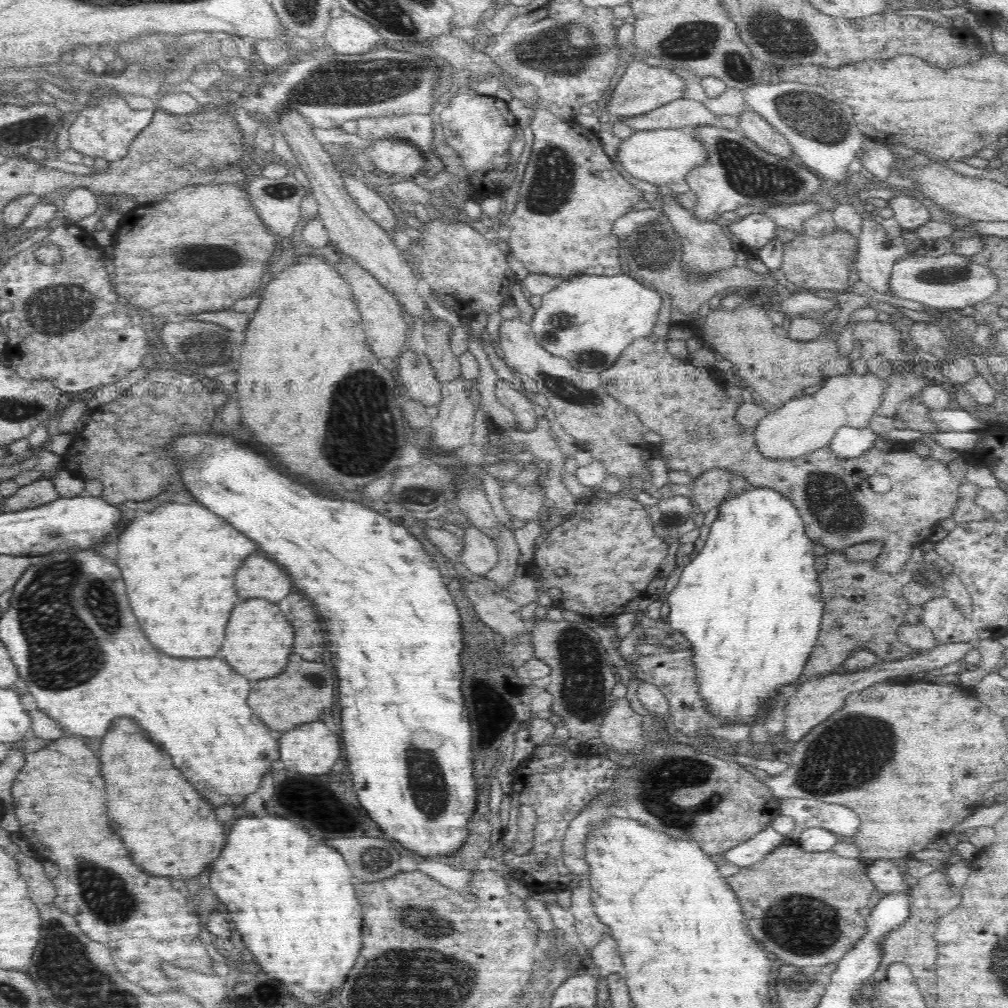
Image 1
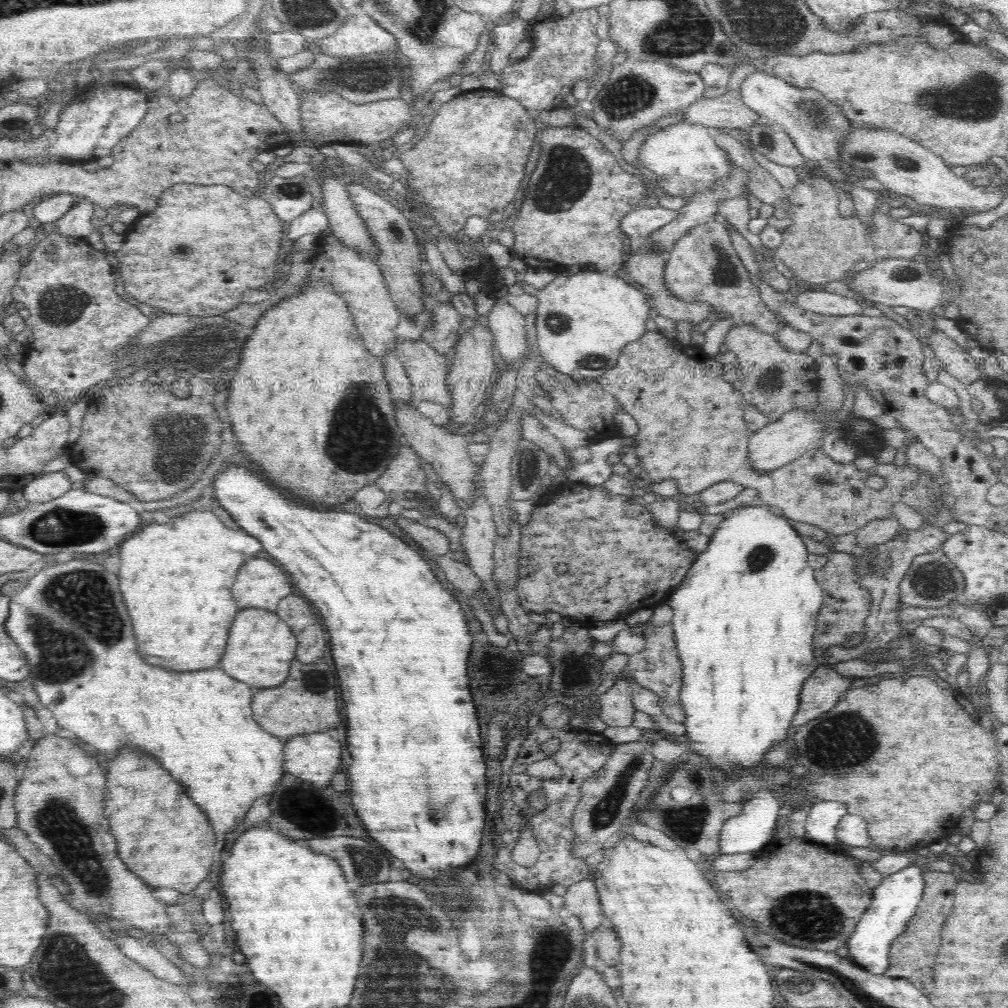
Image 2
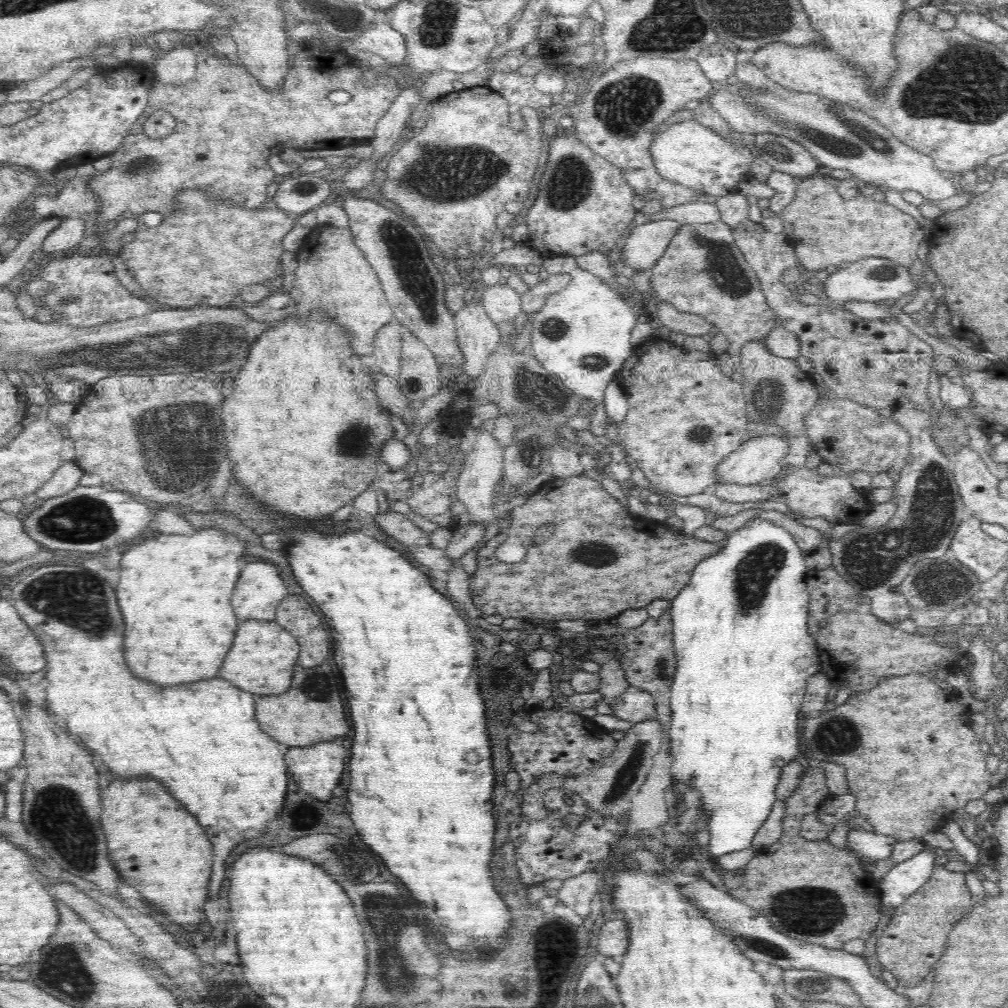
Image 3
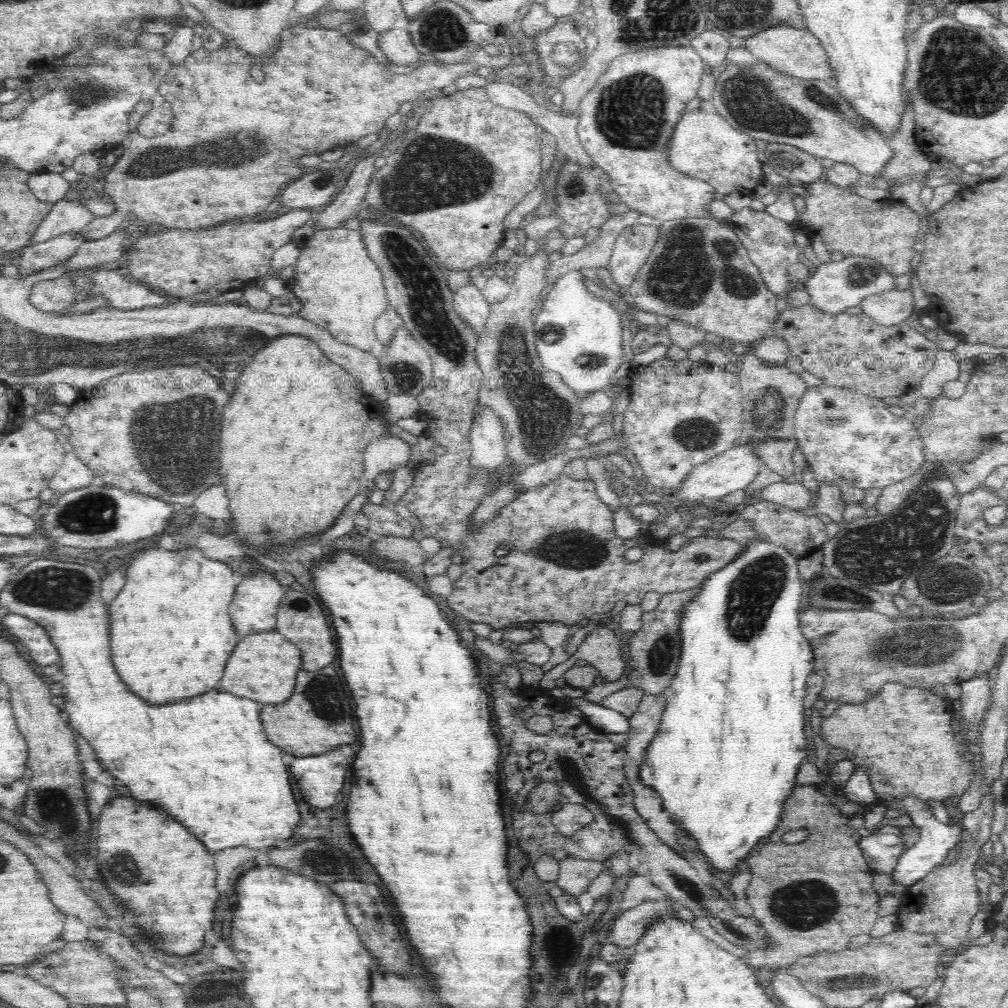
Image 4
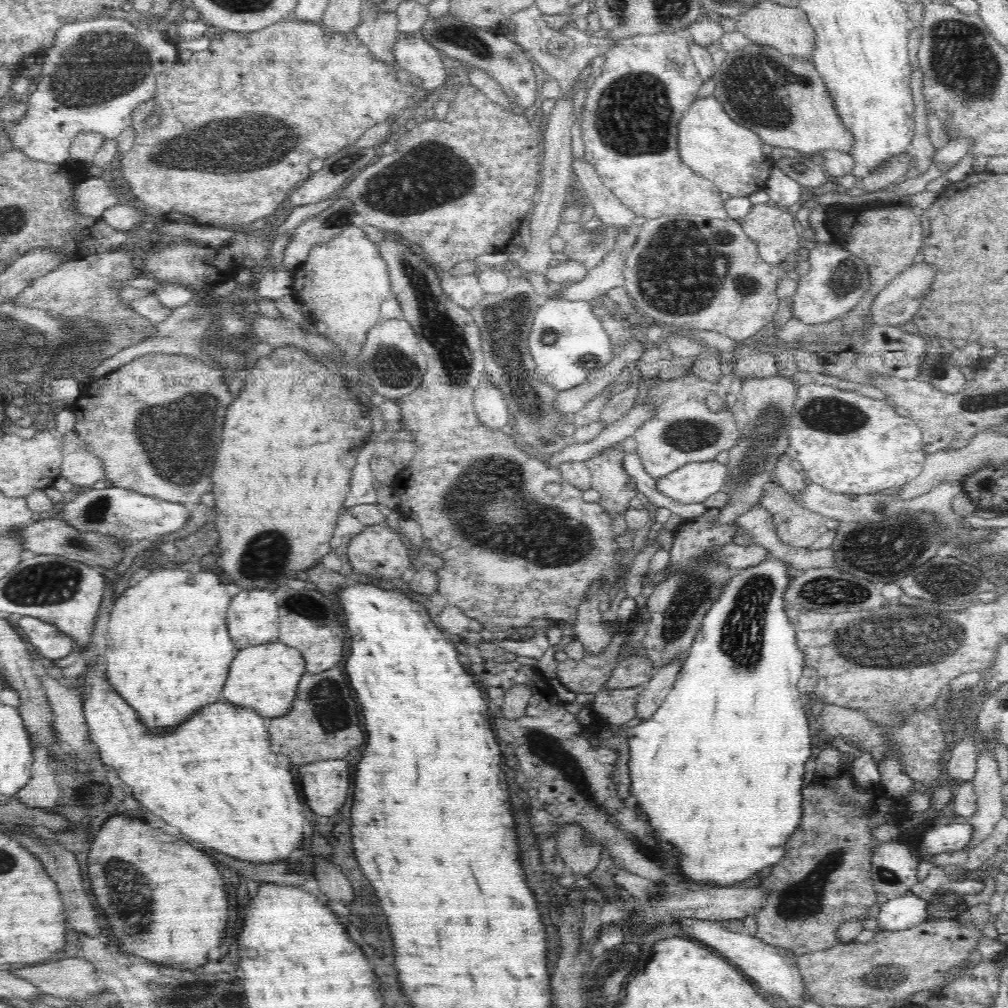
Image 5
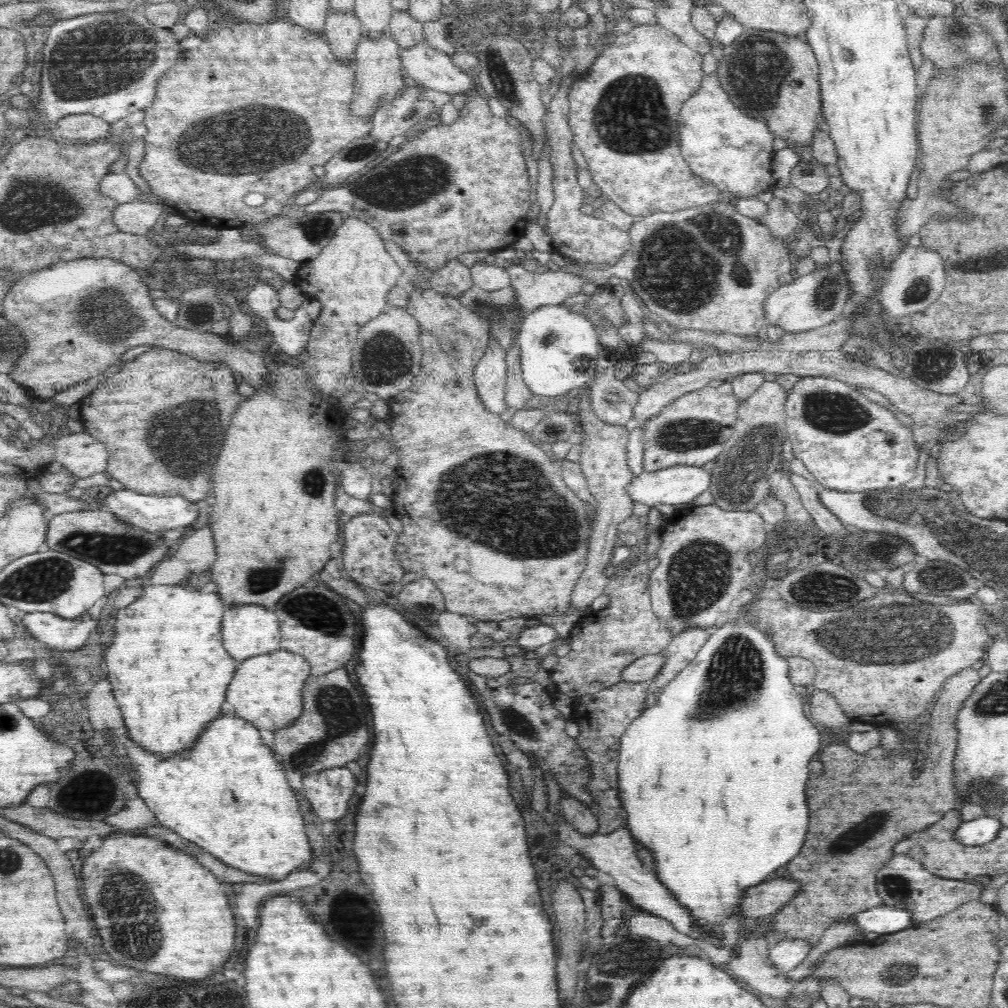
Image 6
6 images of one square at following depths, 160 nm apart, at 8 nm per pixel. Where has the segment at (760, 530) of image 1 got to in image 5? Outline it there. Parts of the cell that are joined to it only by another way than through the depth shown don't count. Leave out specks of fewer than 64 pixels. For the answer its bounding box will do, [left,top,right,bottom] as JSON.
[626,559,812,886]

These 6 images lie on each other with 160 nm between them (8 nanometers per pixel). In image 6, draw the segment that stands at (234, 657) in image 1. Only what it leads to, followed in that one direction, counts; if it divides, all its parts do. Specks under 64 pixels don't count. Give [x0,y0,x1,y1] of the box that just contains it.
[226,648,311,732]

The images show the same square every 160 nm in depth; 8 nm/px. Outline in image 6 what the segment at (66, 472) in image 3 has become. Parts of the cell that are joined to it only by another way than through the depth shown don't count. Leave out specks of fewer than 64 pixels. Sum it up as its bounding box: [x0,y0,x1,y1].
[56,432,110,479]

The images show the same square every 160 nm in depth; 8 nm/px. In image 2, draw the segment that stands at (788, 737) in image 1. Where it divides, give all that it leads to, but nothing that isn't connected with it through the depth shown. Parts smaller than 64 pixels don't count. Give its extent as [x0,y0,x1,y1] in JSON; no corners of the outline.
[791,666,854,726]

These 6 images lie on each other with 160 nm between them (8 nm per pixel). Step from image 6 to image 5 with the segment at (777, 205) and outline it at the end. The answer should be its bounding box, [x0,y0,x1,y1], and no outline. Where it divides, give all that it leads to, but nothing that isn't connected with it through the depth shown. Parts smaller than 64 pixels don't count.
[737,203,799,265]

